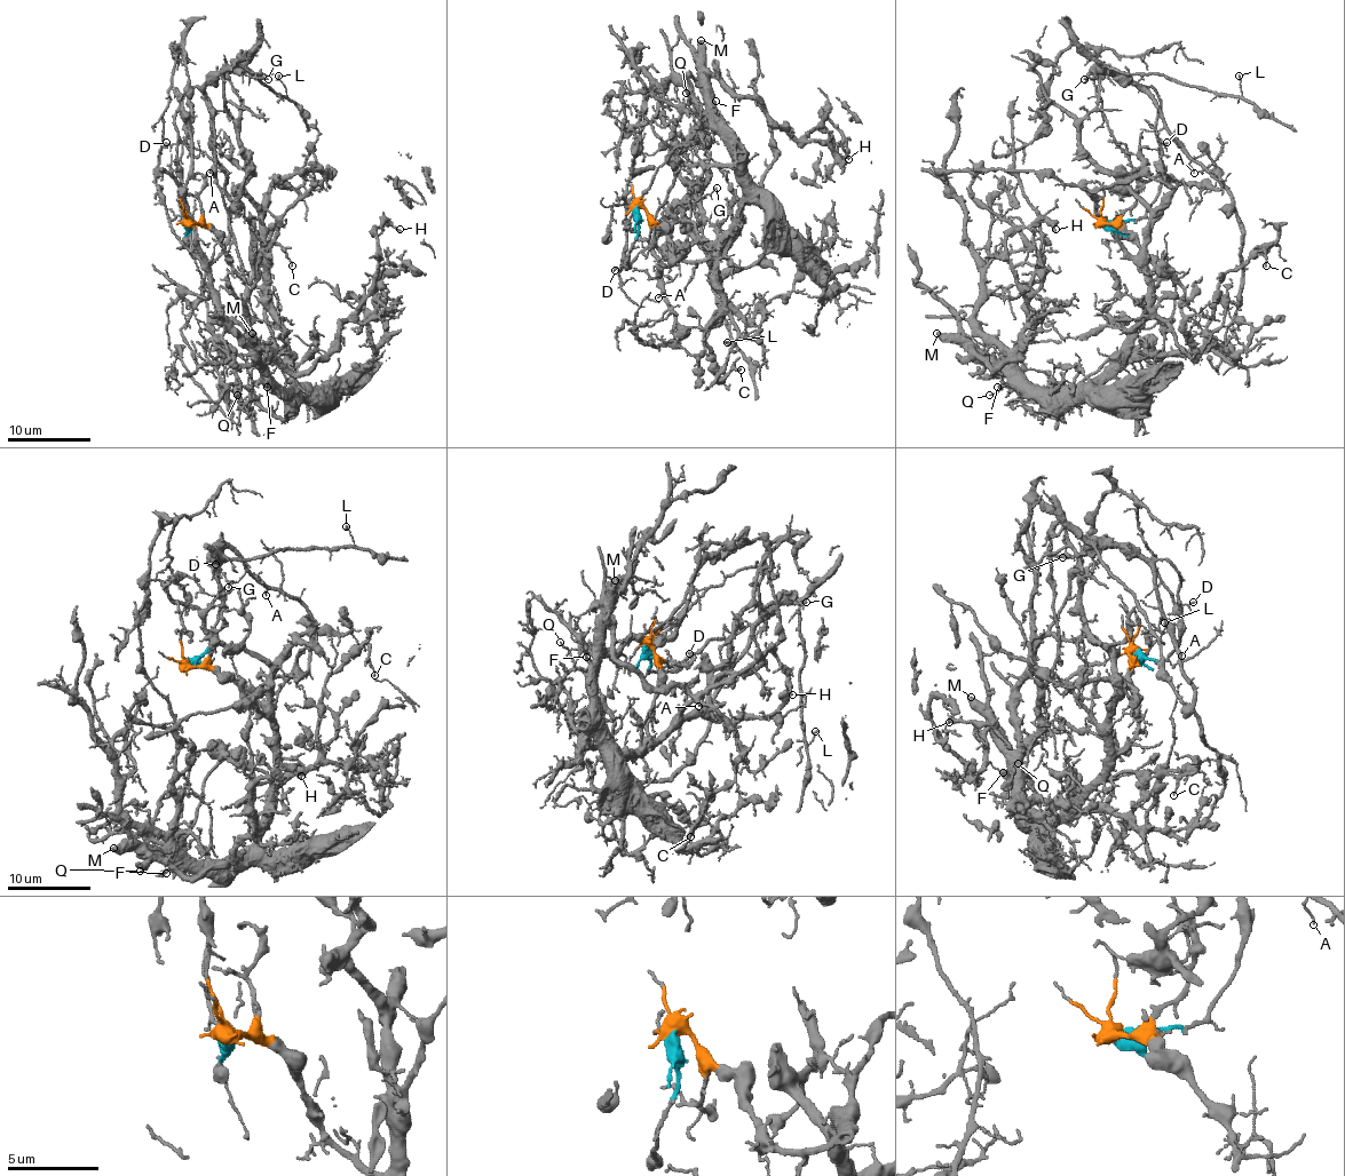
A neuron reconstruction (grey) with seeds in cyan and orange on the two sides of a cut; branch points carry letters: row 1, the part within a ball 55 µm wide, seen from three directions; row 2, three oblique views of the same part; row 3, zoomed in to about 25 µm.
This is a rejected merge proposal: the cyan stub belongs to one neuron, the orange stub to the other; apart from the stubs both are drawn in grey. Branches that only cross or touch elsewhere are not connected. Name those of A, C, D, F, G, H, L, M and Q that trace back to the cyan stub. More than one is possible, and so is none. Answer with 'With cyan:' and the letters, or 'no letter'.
With cyan: A, D, G, L

